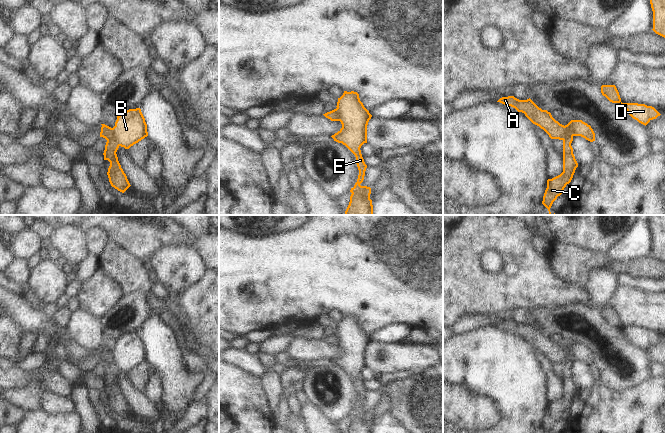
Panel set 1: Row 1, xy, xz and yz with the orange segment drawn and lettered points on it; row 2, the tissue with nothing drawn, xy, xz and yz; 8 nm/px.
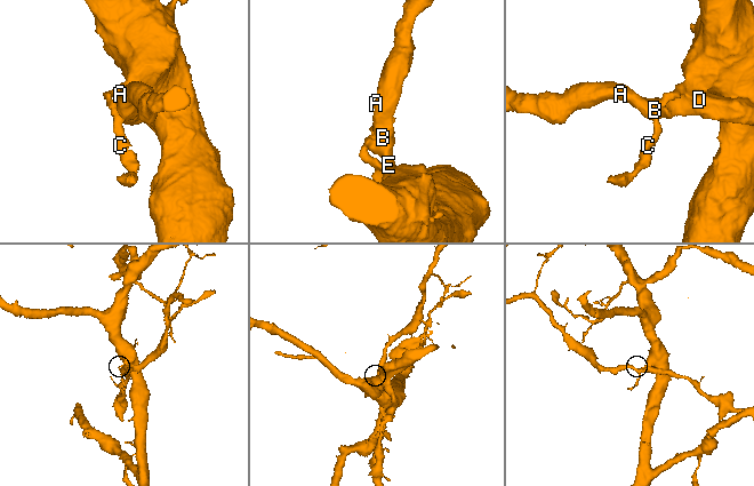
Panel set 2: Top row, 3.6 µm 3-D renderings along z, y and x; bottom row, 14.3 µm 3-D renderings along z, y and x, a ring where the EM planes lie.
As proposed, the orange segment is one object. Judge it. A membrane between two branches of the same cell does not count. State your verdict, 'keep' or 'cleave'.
cleave

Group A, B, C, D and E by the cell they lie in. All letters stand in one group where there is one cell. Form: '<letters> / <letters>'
A B D E / C

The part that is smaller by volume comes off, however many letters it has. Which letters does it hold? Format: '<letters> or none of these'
A, B, D, E

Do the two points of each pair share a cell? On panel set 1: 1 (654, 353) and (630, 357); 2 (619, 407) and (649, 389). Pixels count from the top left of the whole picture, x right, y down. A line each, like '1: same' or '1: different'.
1: different
2: same

